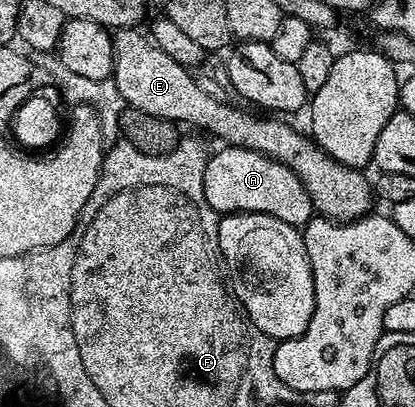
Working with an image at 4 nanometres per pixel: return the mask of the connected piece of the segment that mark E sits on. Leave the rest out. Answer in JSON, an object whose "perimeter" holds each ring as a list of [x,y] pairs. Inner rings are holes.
{"perimeter":[[[133,27],[120,28],[113,32],[114,37],[114,74],[112,82],[116,90],[120,93],[123,104],[126,107],[140,109],[140,113],[152,113],[152,117],[164,117],[171,119],[175,125],[187,123],[190,127],[199,127],[202,131],[211,131],[218,139],[223,139],[223,144],[232,147],[247,147],[253,151],[259,151],[261,155],[267,155],[270,159],[280,161],[300,177],[304,189],[308,189],[308,197],[312,201],[315,212],[328,220],[339,223],[352,222],[362,216],[371,214],[370,199],[372,200],[372,183],[368,178],[362,176],[363,172],[357,167],[349,167],[340,161],[332,158],[328,152],[319,147],[309,134],[297,131],[294,127],[289,127],[286,123],[281,123],[281,118],[266,117],[261,119],[253,110],[241,111],[238,107],[233,107],[230,103],[221,103],[214,95],[209,95],[196,80],[193,79],[191,72],[184,65],[172,61],[164,49],[154,45],[154,40],[149,34],[140,33],[141,30]]]}

